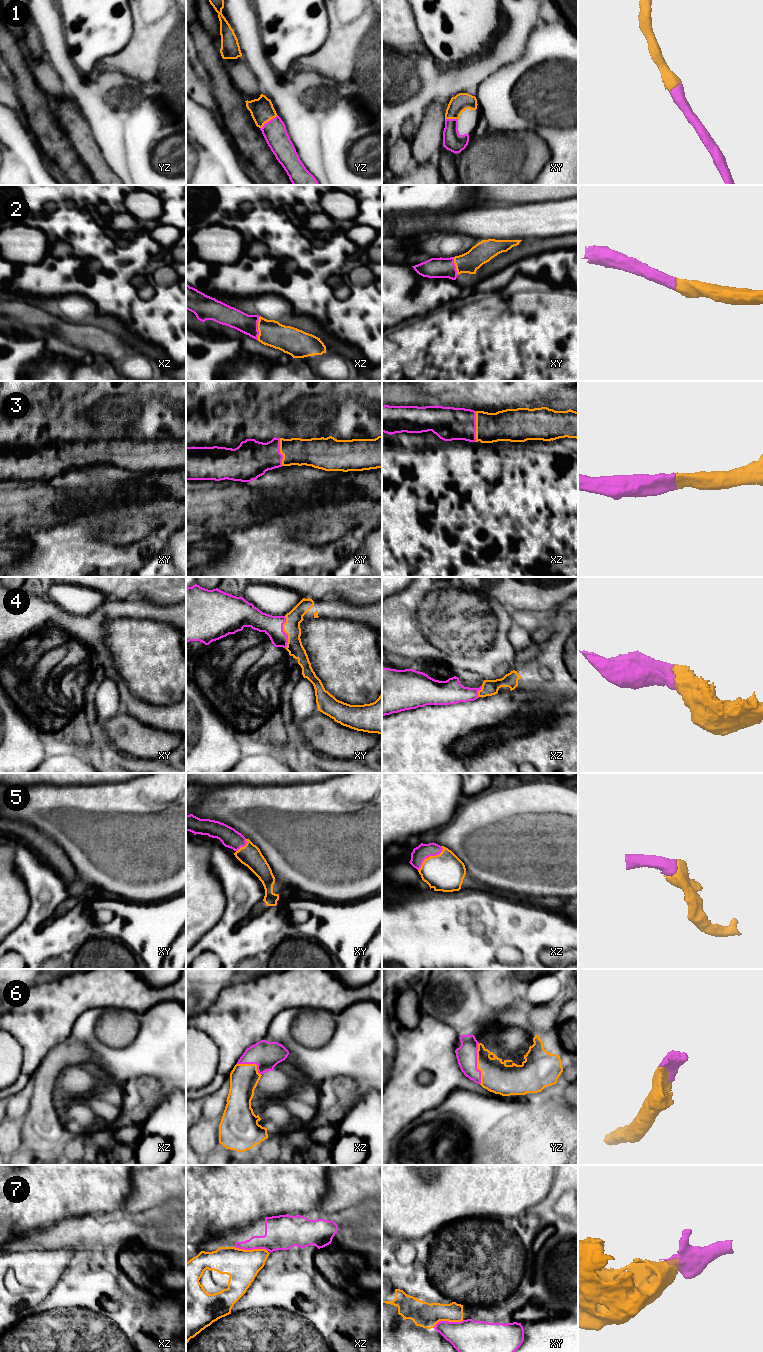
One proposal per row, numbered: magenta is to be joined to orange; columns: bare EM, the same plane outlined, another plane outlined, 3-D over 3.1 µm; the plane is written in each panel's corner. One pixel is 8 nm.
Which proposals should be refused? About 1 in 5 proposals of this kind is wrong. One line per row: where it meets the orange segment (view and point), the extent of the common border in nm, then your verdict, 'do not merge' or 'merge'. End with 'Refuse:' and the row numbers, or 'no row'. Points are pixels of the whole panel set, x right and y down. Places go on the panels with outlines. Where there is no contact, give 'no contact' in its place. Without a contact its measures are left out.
1: meets orange in yz at (268, 120); contact 180 nm long; merge
2: meets orange in xz at (258, 328); contact 190 nm long; merge
3: meets orange in xz at (476, 426); contact 240 nm long; merge
4: meets orange in xy at (284, 631); contact 260 nm long; merge
5: meets orange in xz at (430, 856); contact 280 nm long; merge
6: meets orange in yz at (477, 1064); contact 340 nm long; merge
7: meets orange in xz at (251, 1250); contact 260 nm long; do not merge
Refuse: 7

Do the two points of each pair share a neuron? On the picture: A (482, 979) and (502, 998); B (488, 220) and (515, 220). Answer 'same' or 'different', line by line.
A: same
B: same

